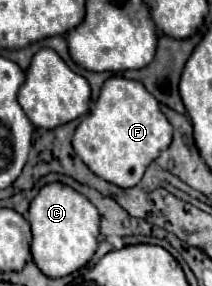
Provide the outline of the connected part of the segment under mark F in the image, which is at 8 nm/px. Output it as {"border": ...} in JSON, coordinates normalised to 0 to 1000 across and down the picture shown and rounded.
{"border":[[[571,266],[514,273],[448,357],[448,385],[382,420],[344,476],[363,545],[439,608],[561,657],[627,657],[675,622],[693,580],[807,503],[816,441],[684,301]]]}

